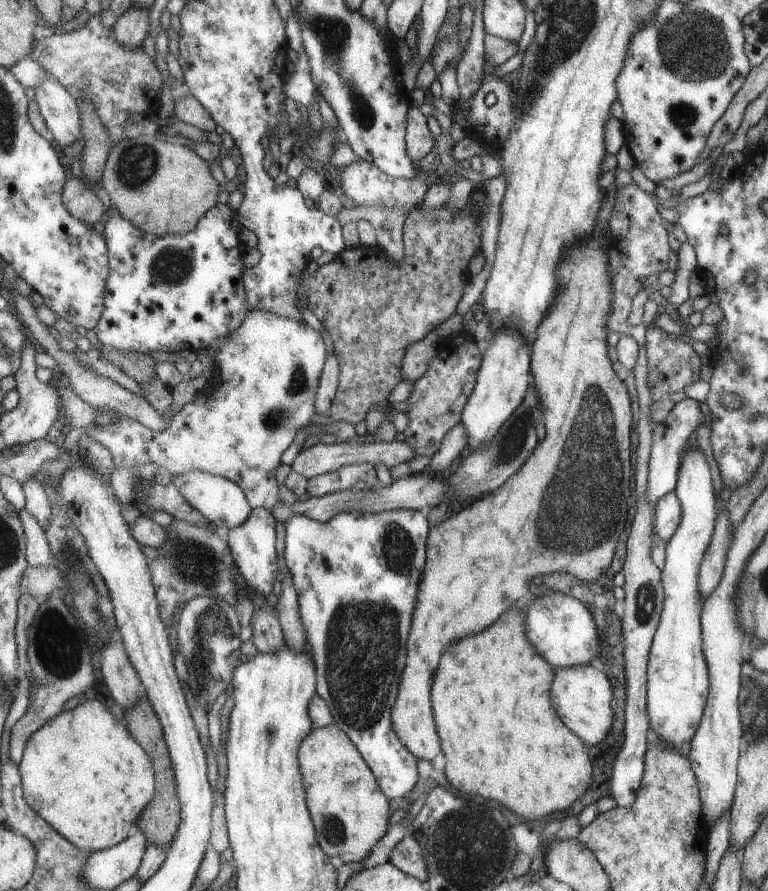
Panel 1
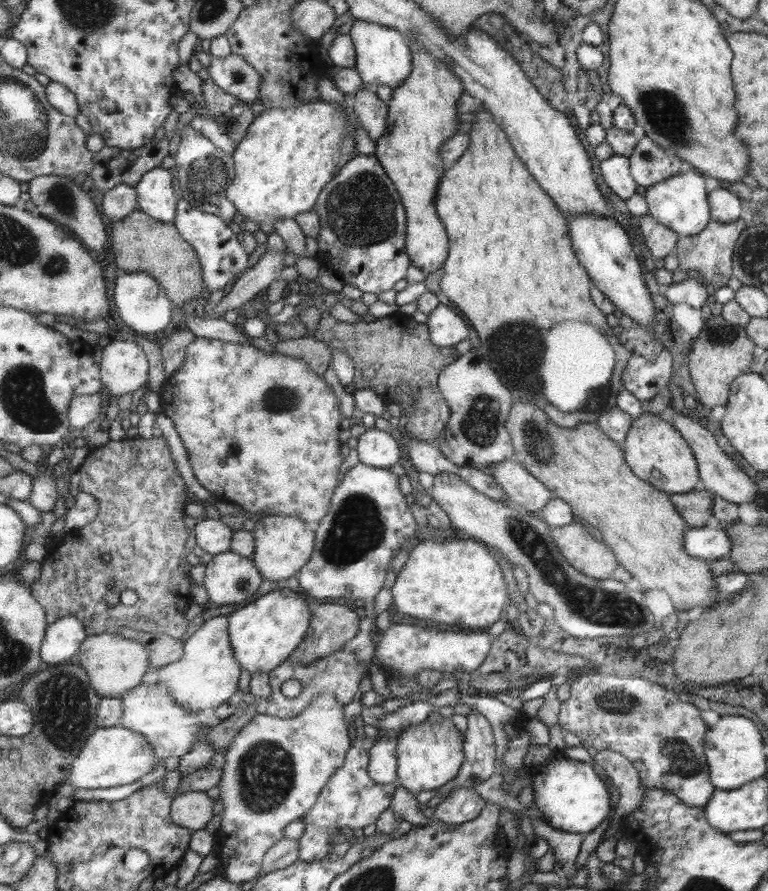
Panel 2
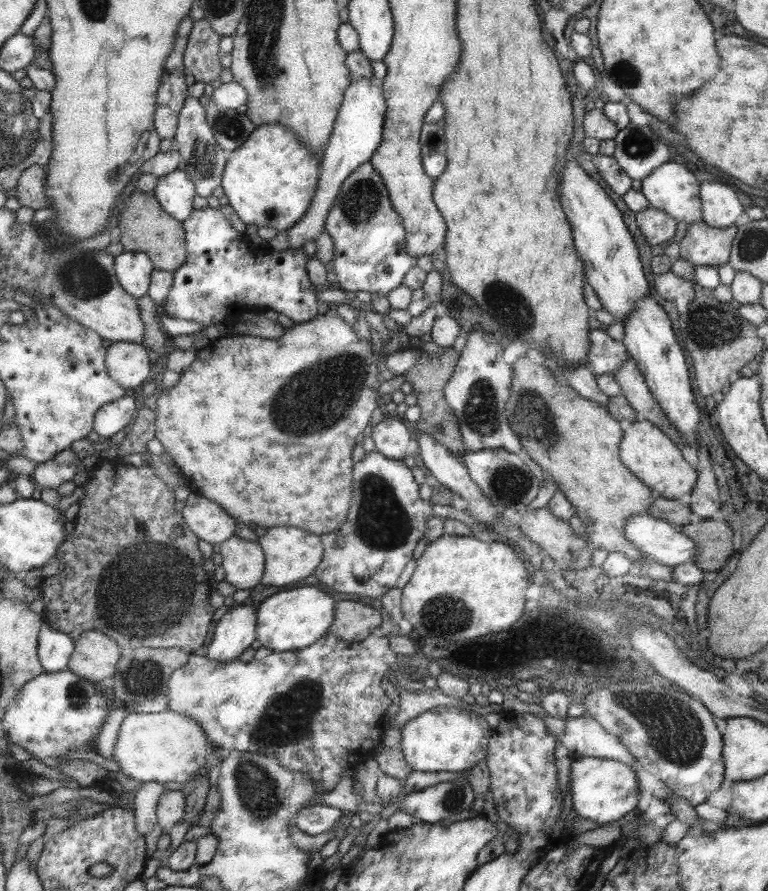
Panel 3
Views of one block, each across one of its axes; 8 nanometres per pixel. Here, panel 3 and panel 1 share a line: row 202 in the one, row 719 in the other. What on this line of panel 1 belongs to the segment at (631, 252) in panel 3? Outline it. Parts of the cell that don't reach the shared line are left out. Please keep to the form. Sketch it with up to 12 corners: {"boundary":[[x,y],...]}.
{"boundary":[[591,665],[555,669],[553,706],[585,744],[613,722],[611,683]]}

